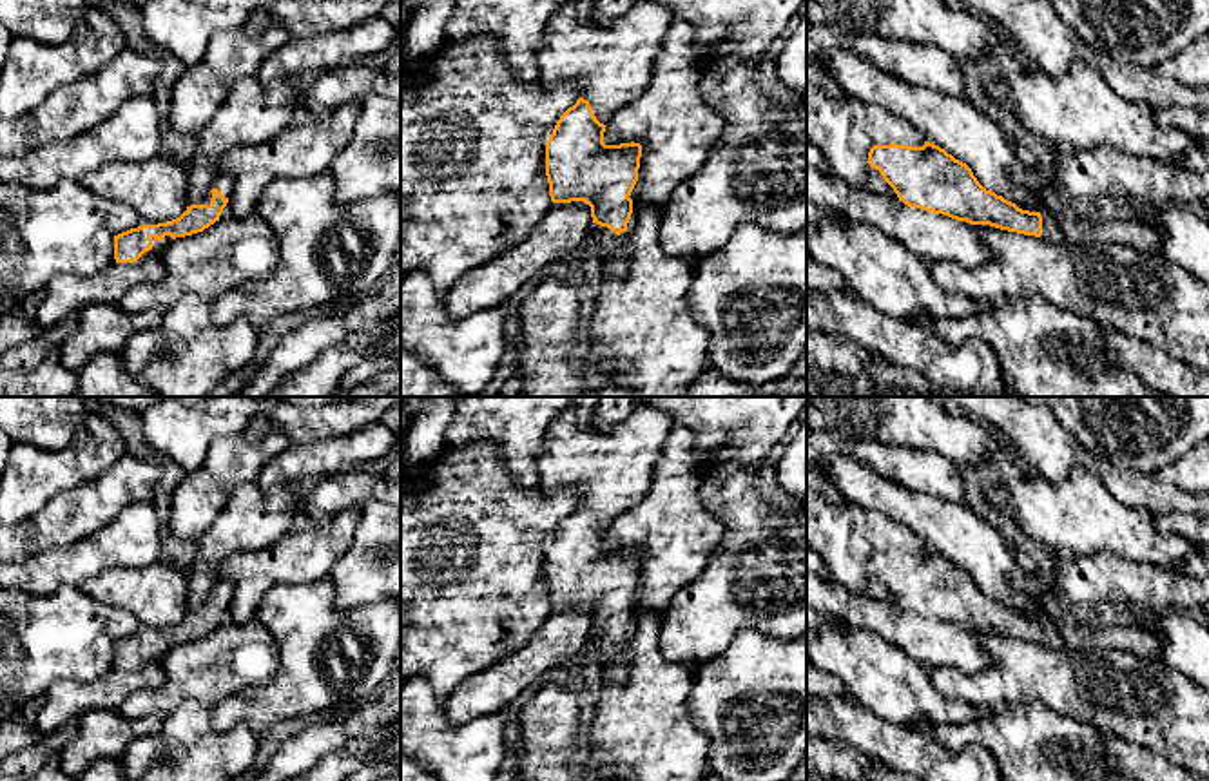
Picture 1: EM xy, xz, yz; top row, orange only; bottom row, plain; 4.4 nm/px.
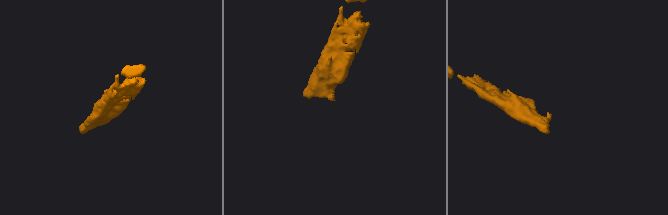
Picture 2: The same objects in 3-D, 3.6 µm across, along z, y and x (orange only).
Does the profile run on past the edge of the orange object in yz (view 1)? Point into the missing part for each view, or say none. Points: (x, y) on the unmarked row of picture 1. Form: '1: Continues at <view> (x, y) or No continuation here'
1: Continues at yz (1050, 633)

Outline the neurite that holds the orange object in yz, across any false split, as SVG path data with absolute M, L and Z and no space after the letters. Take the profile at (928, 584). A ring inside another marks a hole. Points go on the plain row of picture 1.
M874 551L868 569L879 576L899 607L908 612L943 620L970 631L990 631L1001 636L1064 649L1064 640L1051 620L1030 618L986 596L972 574L939 551L923 553Z

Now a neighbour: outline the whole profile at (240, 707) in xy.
M330 578L274 585L263 596L256 620L277 643L276 674L265 685L241 690L212 707L210 721L218 730L230 730L243 721L261 732L288 719L352 710L386 685L401 652L401 605L386 598L352 611L337 611L335 585Z

